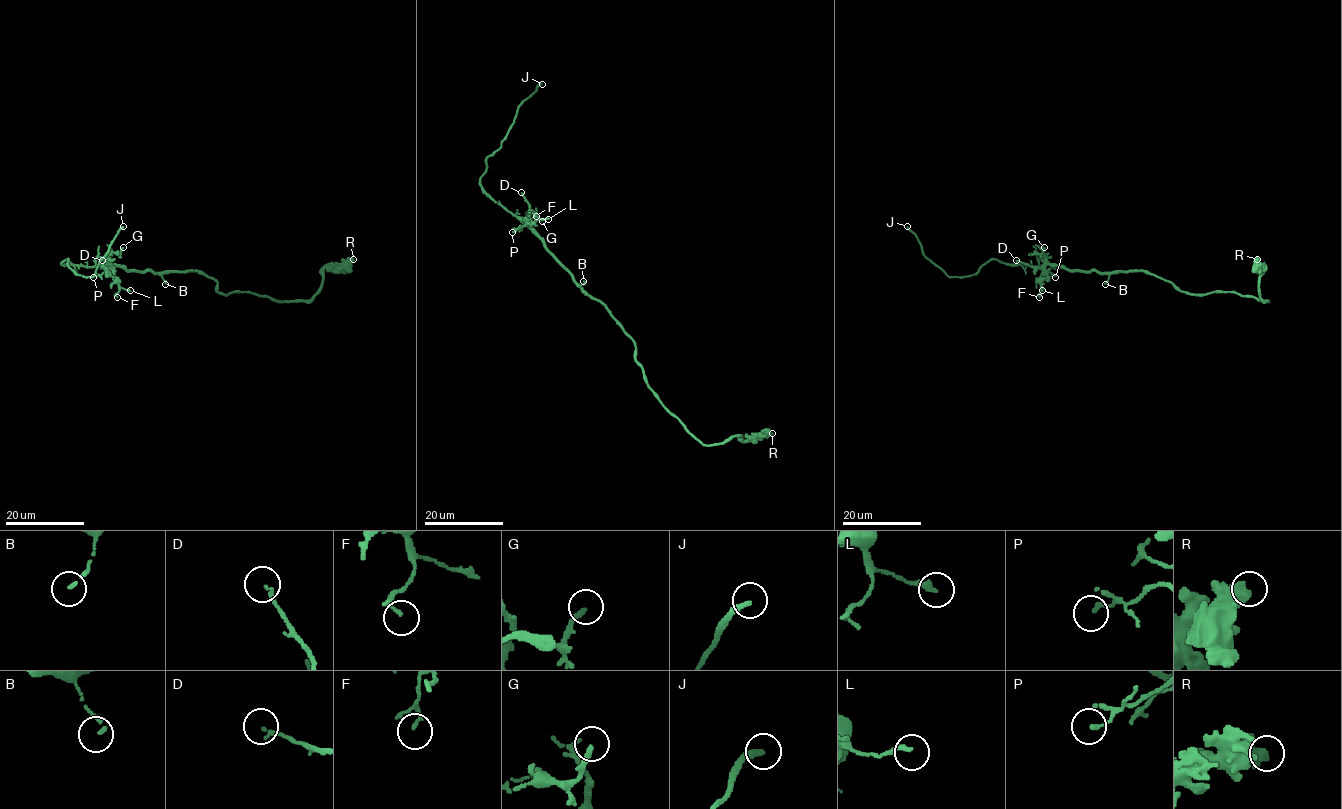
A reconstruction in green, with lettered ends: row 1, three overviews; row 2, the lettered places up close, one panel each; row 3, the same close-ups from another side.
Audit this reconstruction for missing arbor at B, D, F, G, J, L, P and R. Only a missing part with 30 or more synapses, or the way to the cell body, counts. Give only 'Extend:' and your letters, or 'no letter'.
Extend: J

